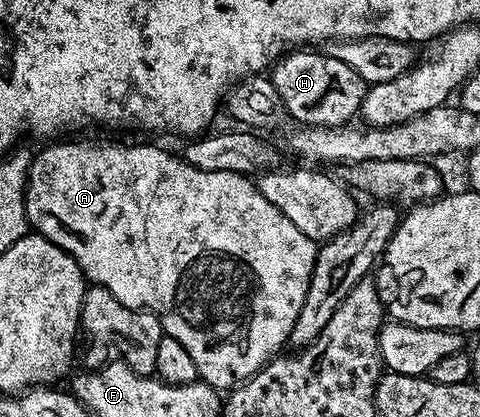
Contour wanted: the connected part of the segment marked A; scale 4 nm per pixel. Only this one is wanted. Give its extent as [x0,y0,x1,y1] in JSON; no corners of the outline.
[25,141,319,391]

